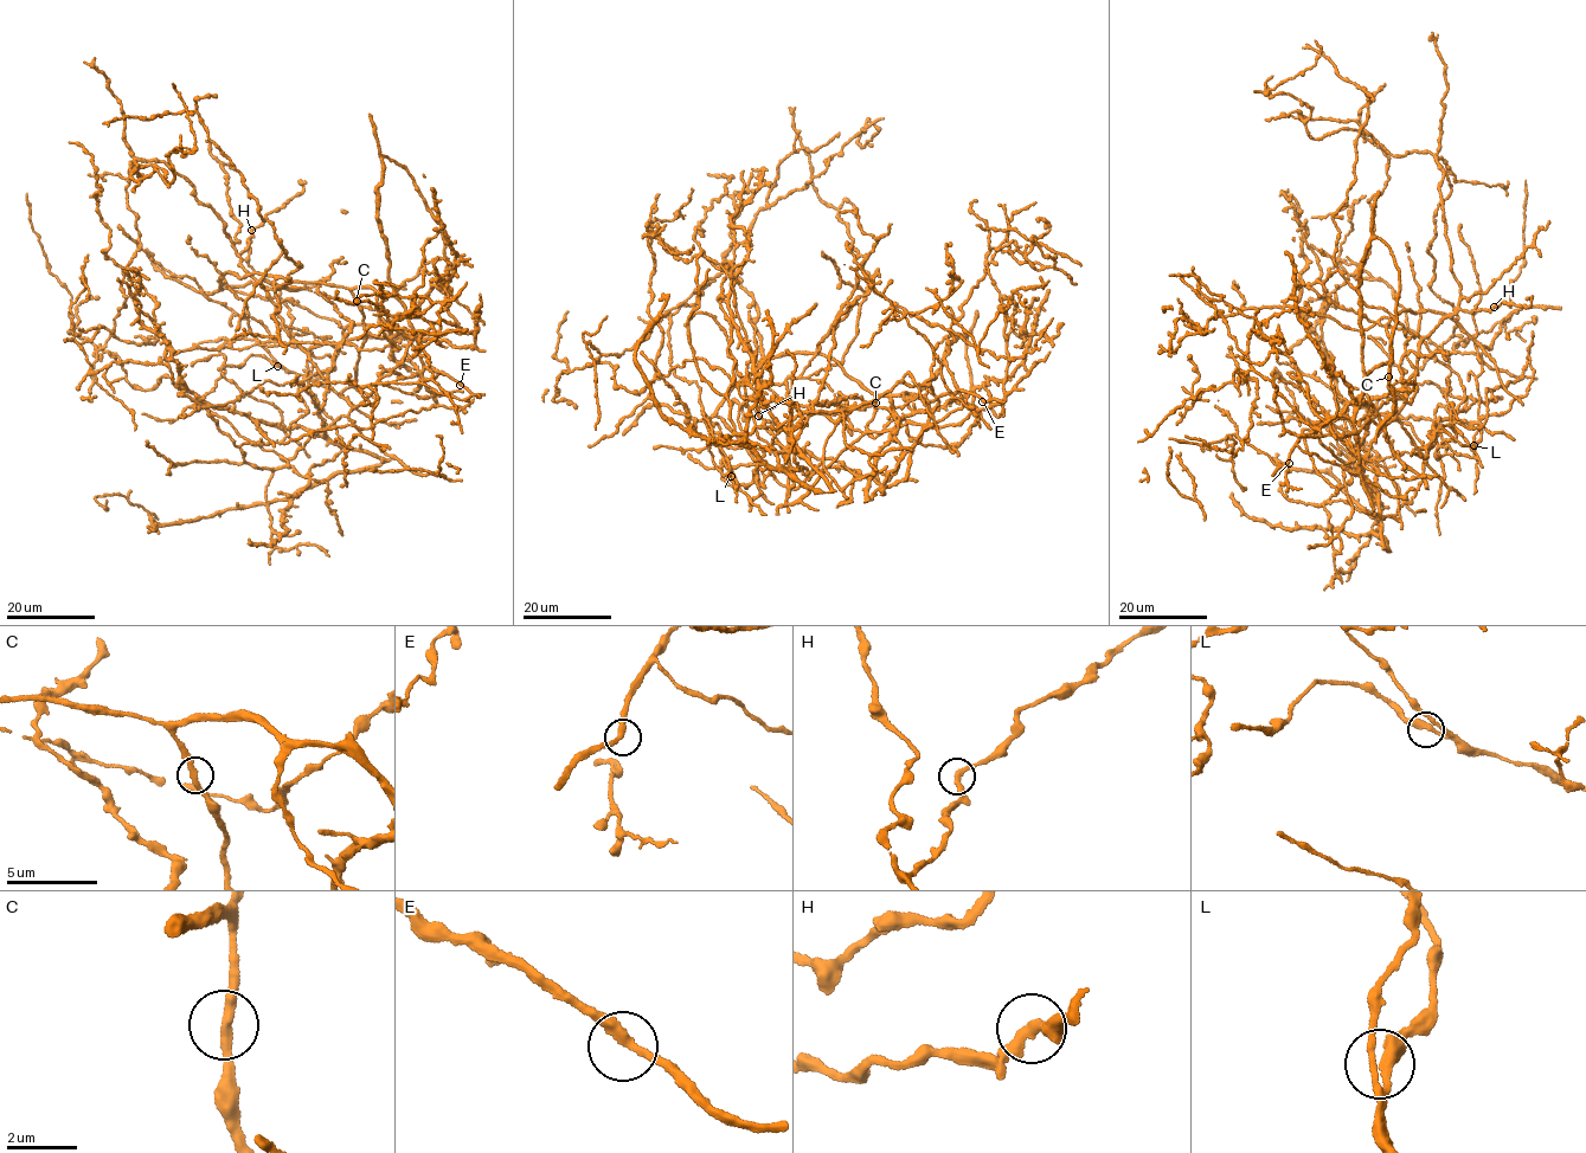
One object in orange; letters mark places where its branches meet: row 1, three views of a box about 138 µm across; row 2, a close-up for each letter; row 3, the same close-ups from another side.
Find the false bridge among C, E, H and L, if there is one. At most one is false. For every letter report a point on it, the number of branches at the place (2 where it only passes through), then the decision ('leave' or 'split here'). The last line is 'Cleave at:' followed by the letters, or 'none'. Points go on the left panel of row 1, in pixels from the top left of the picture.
C: at (357, 301); 2 branches meet; leave
E: at (460, 385); 2 branches meet; leave
H: at (251, 230); 2 branches meet; leave
L: at (277, 366); 2 branches meet; leave
Cleave at: none

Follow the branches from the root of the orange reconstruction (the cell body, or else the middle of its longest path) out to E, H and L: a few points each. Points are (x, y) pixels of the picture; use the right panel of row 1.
E: (1376, 503), (1363, 478), (1315, 432), (1315, 423), (1347, 417), (1356, 472), (1296, 445), (1289, 463)
H: (1376, 503), (1371, 487), (1344, 464), (1366, 457), (1401, 407), (1421, 341), (1458, 310), (1494, 307)
L: (1376, 503), (1343, 442), (1336, 385), (1341, 401), (1410, 424), (1425, 449), (1439, 417), (1478, 403), (1474, 445)

